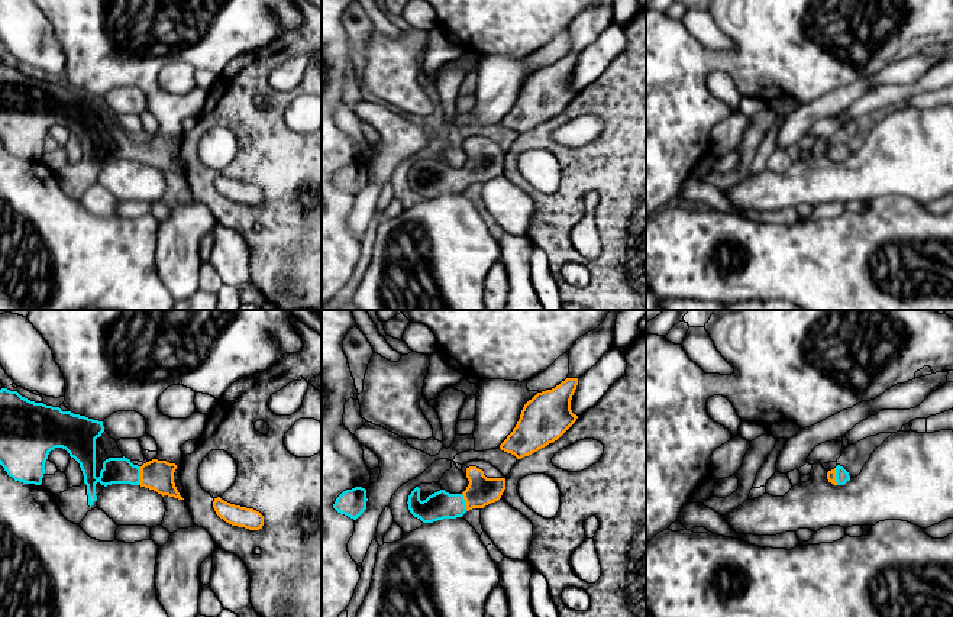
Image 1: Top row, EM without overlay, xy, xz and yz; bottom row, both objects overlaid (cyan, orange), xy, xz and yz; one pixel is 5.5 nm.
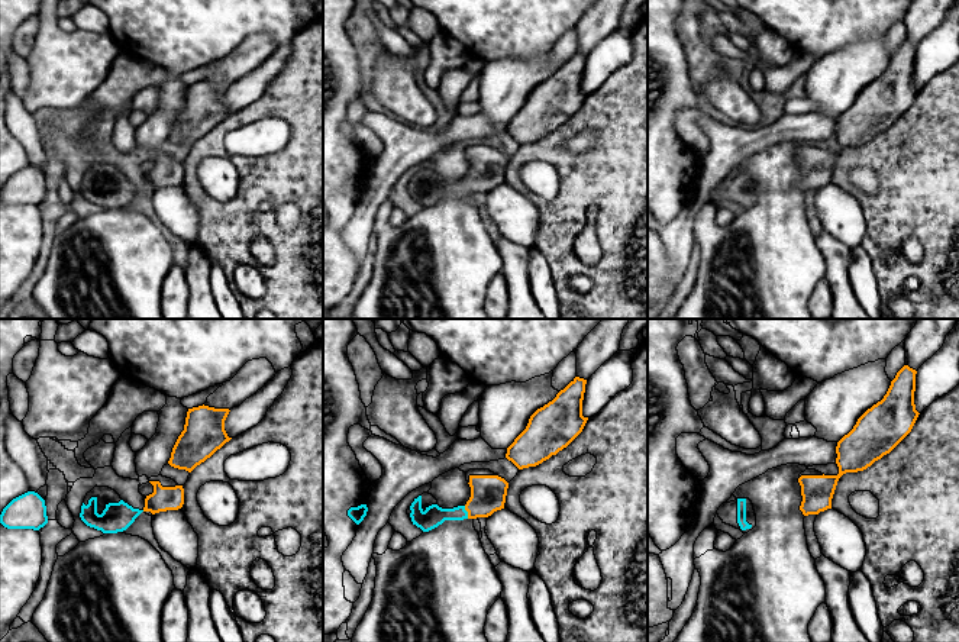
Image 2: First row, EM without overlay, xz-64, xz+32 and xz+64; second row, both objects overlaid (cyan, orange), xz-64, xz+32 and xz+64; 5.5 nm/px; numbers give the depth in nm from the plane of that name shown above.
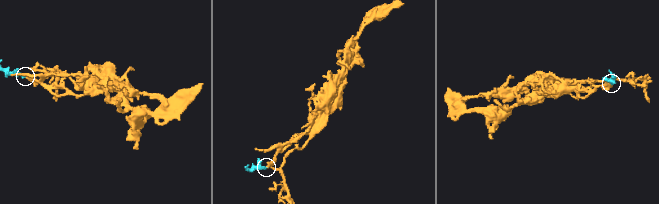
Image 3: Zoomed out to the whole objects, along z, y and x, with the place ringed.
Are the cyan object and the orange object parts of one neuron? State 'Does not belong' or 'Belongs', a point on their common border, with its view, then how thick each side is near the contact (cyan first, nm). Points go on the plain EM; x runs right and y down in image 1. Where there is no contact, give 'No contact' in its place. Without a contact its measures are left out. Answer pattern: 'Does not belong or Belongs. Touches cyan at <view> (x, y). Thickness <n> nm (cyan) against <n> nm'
Belongs. Touches cyan at xy (139, 151). Thickness 140 nm (cyan) against 170 nm

